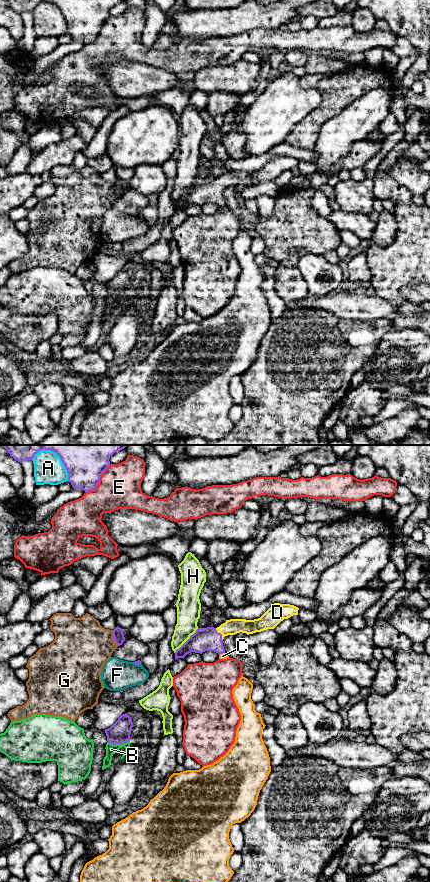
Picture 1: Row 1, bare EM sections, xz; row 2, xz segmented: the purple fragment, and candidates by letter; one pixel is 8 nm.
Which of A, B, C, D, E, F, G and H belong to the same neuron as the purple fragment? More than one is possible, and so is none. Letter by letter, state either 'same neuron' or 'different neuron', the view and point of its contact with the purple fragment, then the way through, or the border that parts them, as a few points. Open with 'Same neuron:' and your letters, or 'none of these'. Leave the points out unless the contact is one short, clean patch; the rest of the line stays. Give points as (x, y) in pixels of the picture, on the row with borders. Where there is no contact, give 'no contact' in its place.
Same neuron: D
A: different neuron; contact xz (58, 455)
B: different neuron; contact xz (118, 743); border xz (129, 739), (123, 743), (111, 744), (108, 742)
C: different neuron; contact xz (221, 653)
D: same neuron; contact xz (221, 634); way xz (204, 639), (221, 634), (227, 628), (233, 626)
E: different neuron; contact xz (98, 481)
F: different neuron; contact xz (136, 664)
G: different neuron; contact xz (114, 638); border xz (112, 630), (112, 636), (118, 645)
H: different neuron; contact xz (187, 640)

